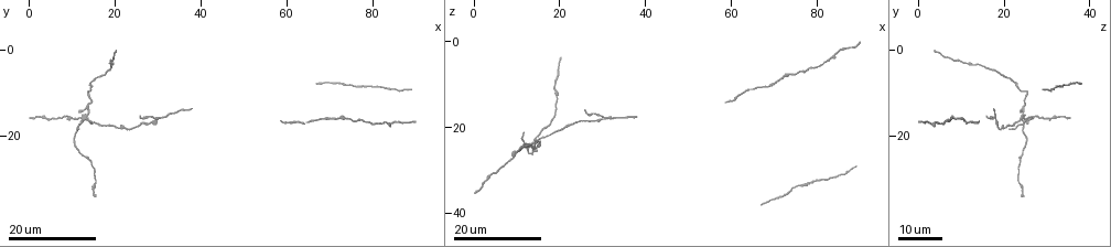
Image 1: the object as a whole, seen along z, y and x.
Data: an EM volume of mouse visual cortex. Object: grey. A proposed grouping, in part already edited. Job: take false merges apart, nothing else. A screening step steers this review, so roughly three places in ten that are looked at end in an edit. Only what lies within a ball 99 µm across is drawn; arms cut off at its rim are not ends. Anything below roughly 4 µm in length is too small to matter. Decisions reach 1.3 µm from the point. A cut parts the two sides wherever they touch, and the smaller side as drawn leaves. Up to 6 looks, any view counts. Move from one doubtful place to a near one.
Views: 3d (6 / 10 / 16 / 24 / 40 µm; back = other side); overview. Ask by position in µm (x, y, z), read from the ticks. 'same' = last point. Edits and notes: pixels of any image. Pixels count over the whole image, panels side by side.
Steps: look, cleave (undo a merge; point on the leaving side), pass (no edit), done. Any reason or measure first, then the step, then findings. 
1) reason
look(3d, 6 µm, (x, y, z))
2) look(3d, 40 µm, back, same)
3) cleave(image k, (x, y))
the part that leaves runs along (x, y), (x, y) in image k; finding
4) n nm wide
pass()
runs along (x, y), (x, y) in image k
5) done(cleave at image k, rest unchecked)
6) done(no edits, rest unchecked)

small branch off a trunk
look(3d, 16 µm, (12.5, 16.5, 25.0))

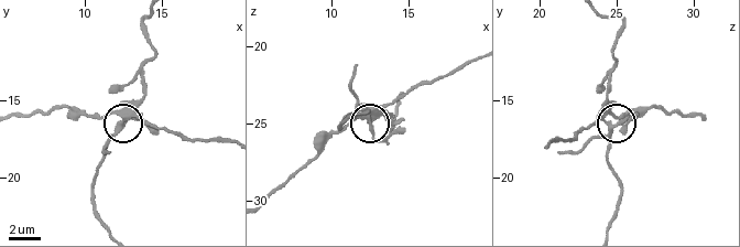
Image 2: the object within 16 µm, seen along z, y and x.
zoom in
look(3d, 10 µm, (12.4, 16.4, 24.6))

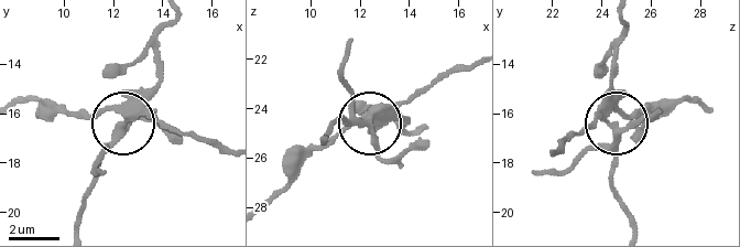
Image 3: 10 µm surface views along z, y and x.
4 arms
cleave(image 3, (112, 143))
two neurons meet here

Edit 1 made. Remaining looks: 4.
look(3d, 24 µm, (69.5, 15.5, 10.5))

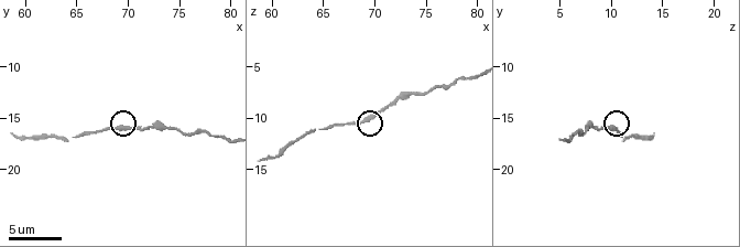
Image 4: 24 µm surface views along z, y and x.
look(3d, 6 µm, (69.2, 15.8, 10.2))

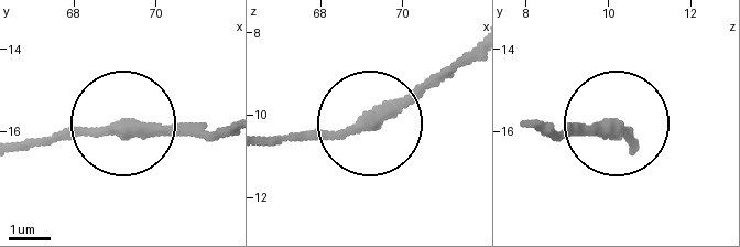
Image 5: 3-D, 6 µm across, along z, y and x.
side arm 26 µm
pass()
all the same neuron

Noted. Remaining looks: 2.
look(3d, 16 µm, (76.0, 8.5, 34.0))

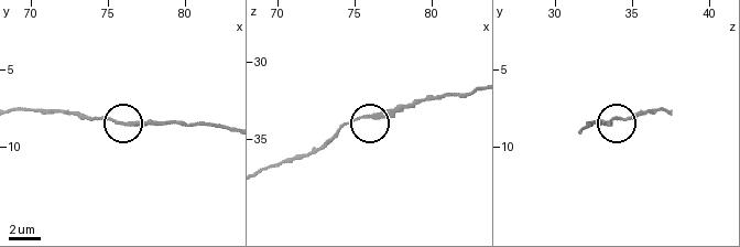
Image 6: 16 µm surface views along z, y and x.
look(3d, 6 µm, (75.6, 8.4, 33.6))

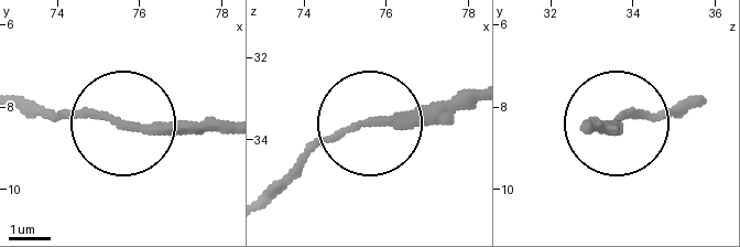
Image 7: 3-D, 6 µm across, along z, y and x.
pass()
continuous, no second neuron

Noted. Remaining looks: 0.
done(cleave at image 3, rest unchecked)

